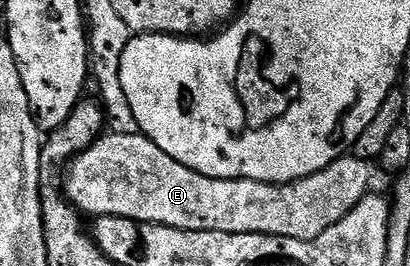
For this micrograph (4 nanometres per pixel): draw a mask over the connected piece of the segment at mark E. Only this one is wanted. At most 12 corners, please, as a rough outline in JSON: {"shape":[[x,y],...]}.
{"shape":[[146,136],[75,156],[90,218],[315,240],[371,191],[340,157],[290,184],[221,180]]}

